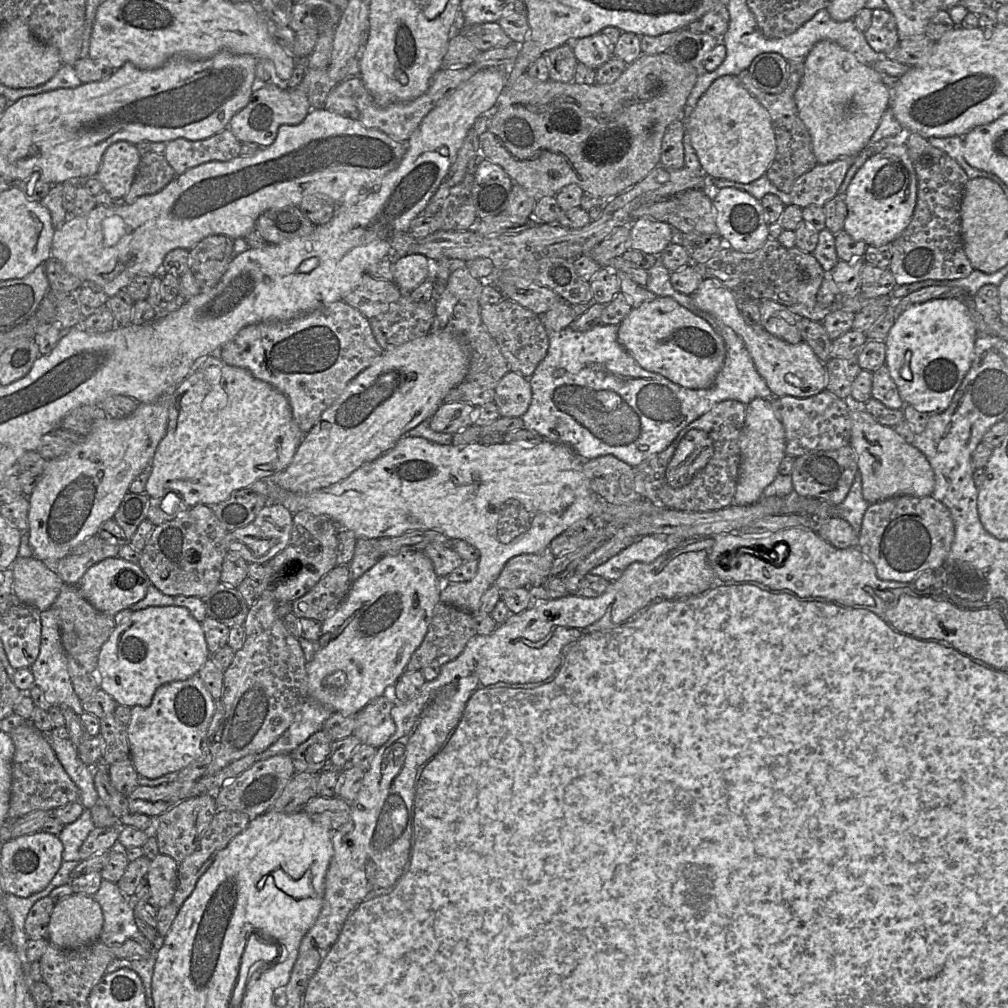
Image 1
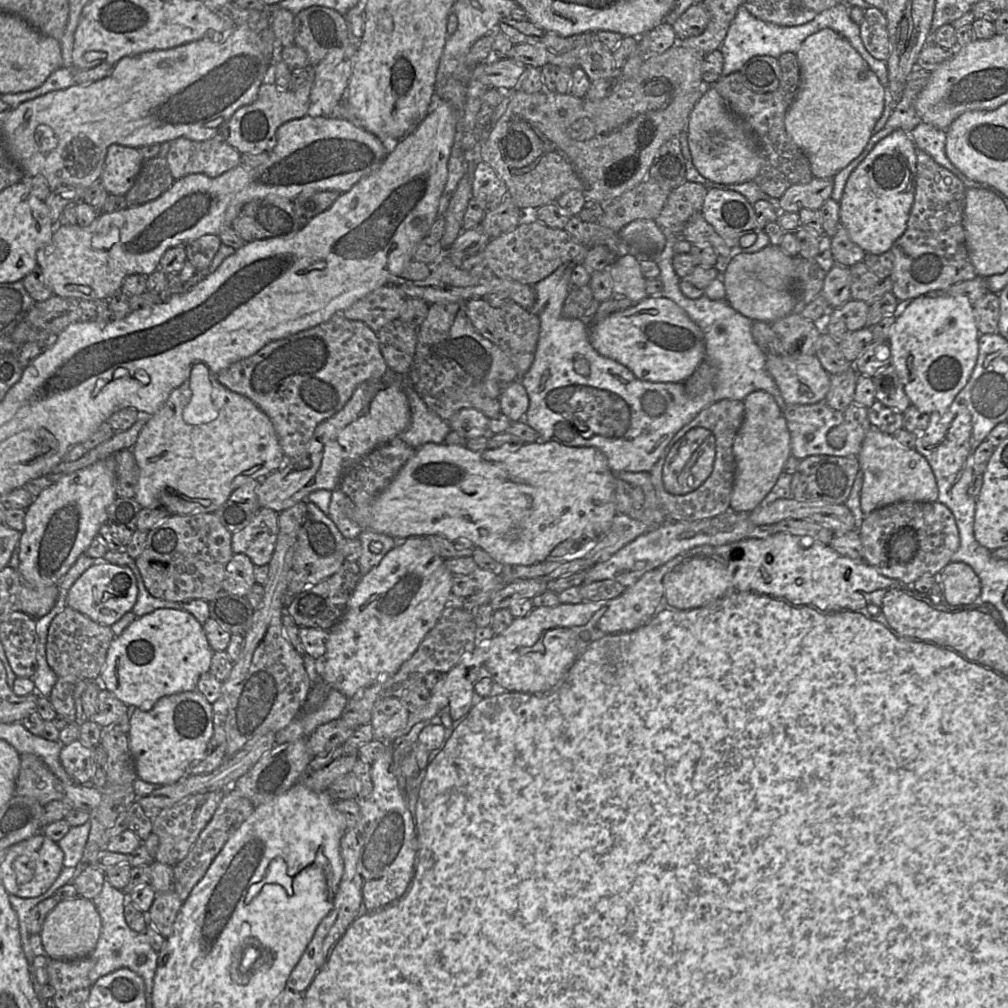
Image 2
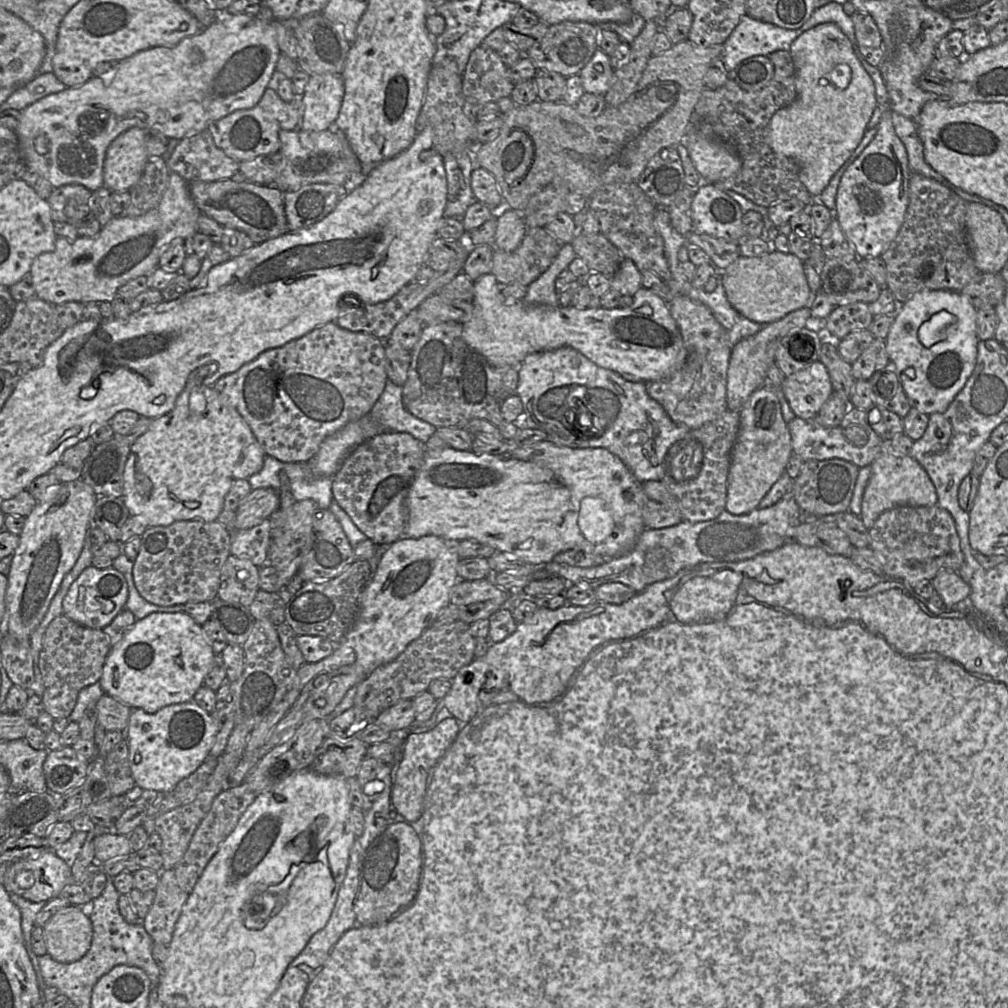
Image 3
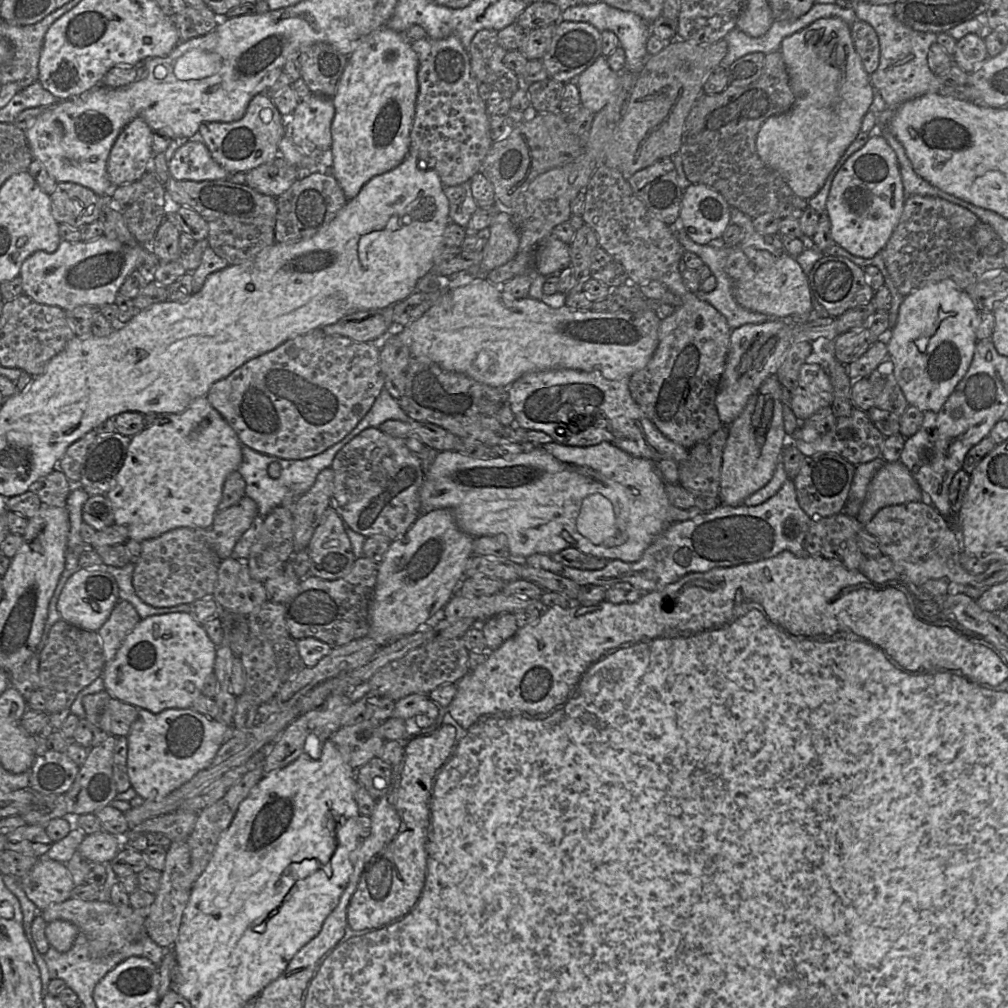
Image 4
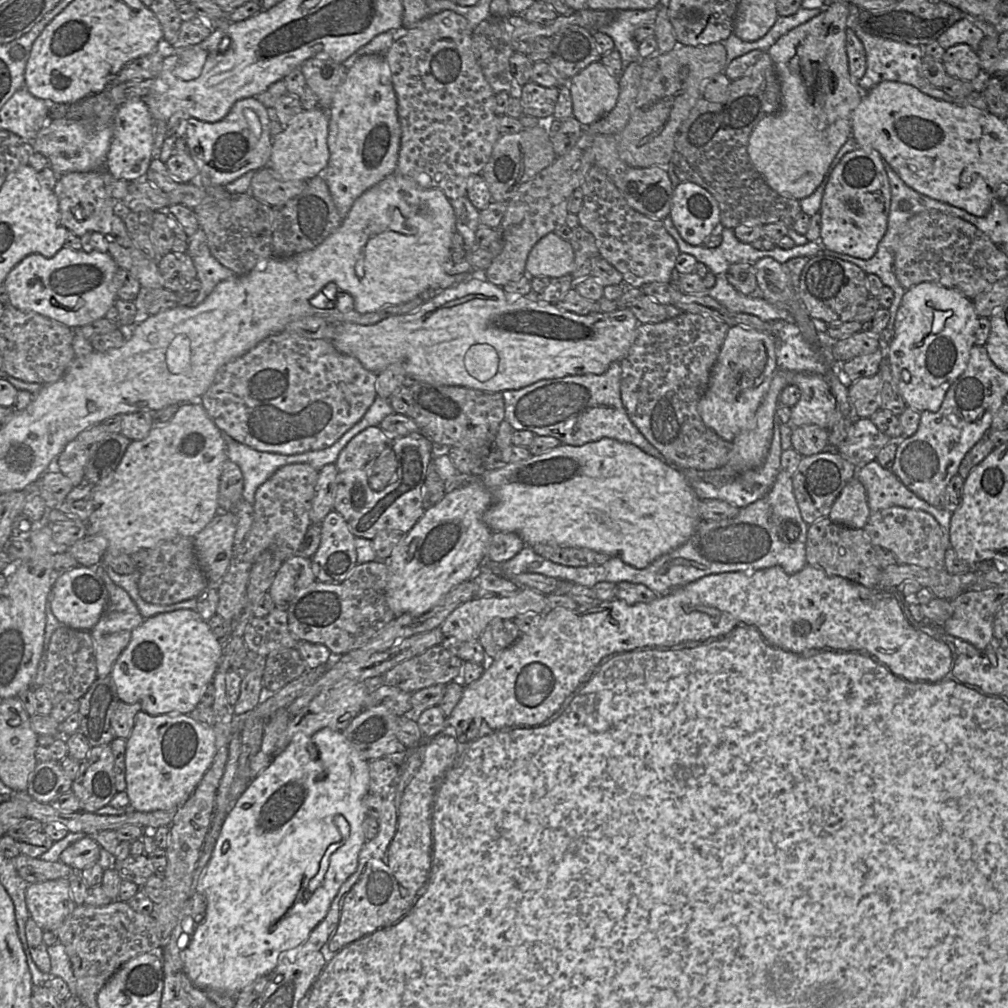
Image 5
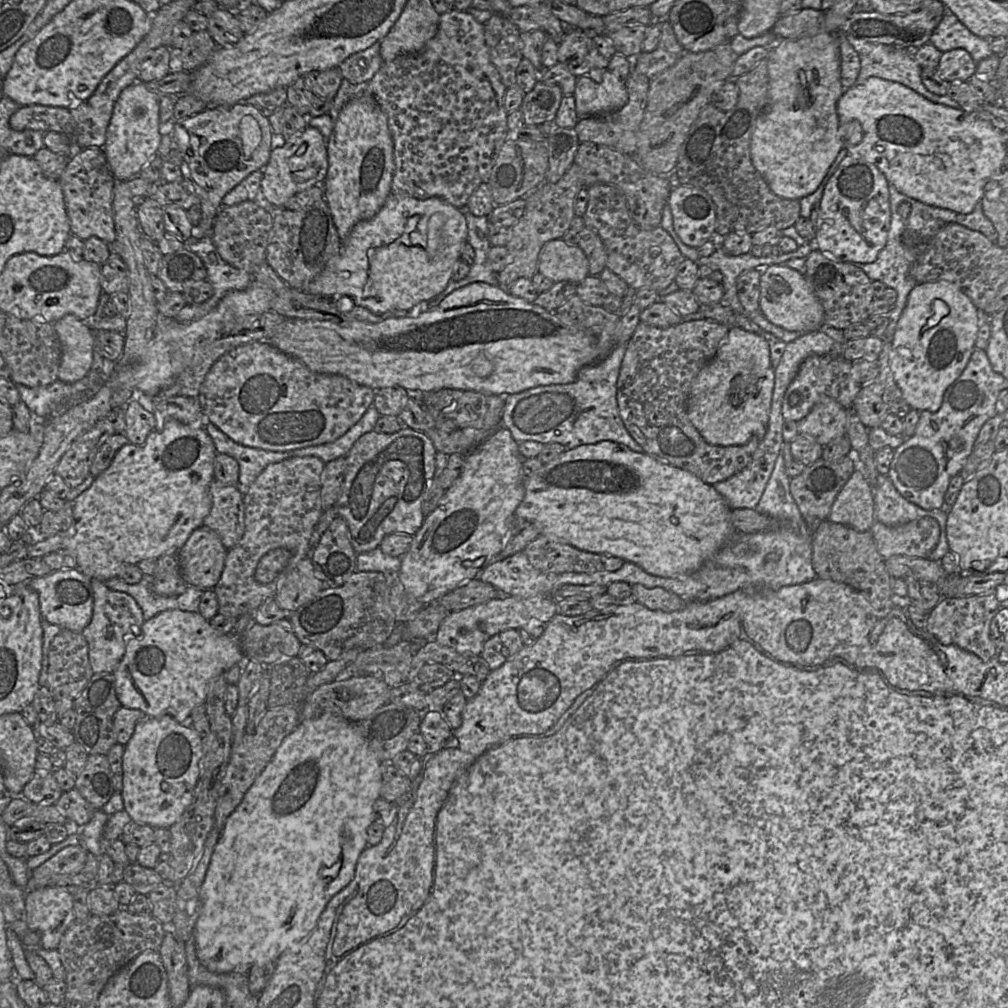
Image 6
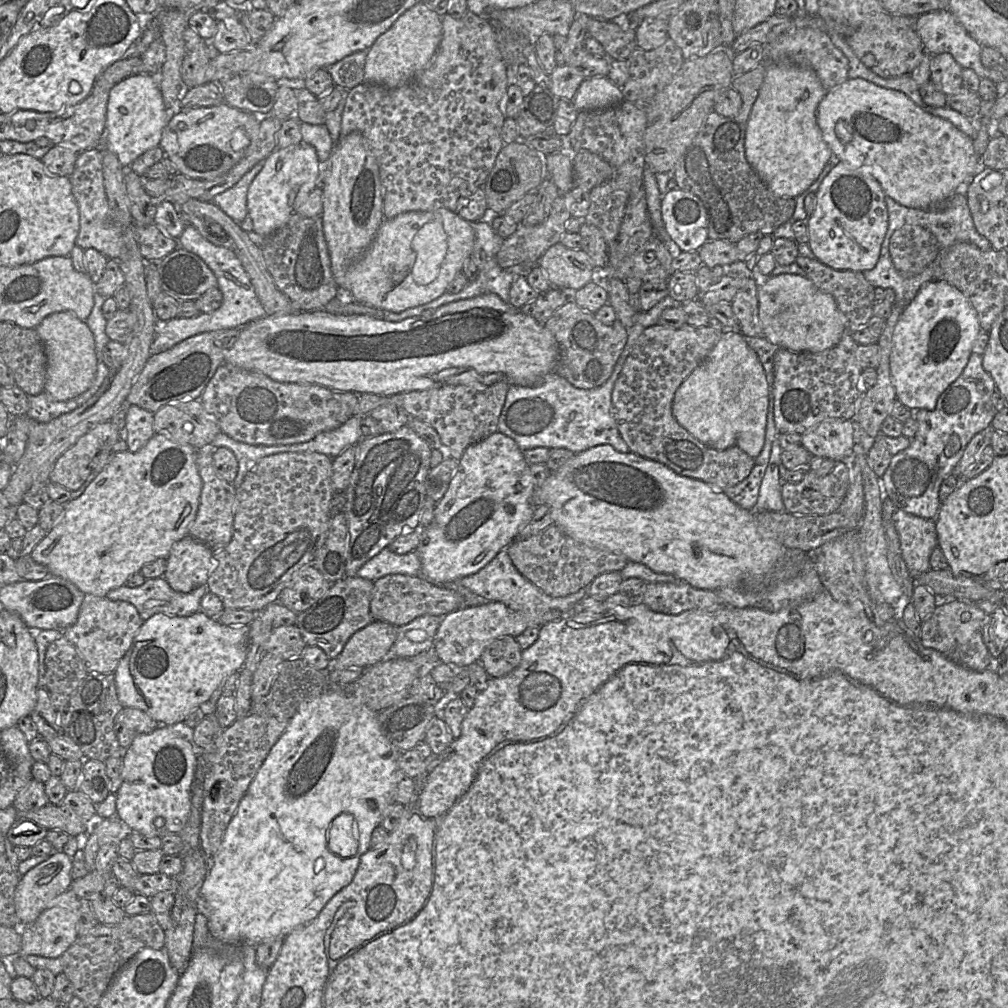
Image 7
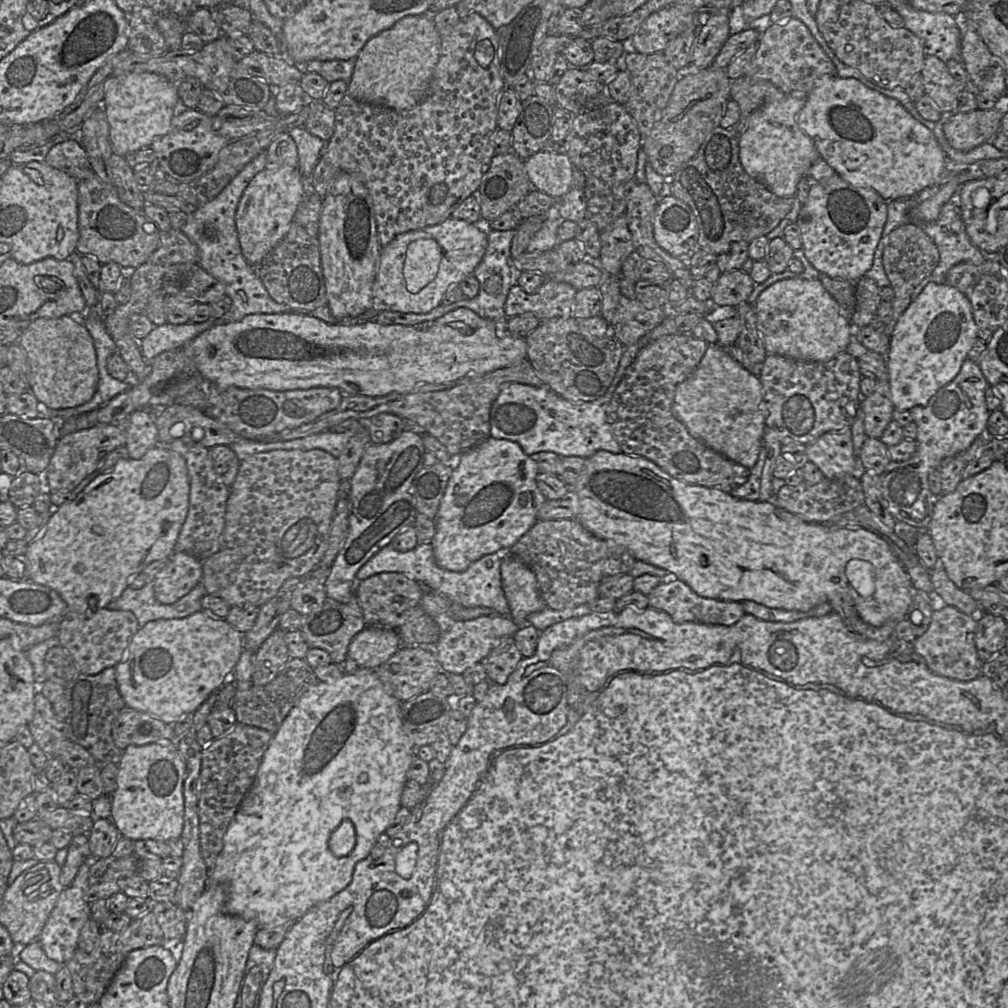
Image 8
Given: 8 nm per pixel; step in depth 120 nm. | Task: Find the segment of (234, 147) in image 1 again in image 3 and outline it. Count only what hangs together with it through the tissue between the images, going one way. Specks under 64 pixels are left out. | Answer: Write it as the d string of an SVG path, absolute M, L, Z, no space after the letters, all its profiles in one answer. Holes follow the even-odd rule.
M208 130L179 140L167 164L188 183L230 179L240 171L239 163L215 145Z

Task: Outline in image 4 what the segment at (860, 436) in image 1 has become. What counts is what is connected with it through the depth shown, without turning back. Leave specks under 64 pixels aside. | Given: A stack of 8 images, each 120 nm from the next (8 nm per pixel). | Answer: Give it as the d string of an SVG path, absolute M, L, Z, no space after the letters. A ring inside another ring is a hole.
M886 462L871 480L857 520L865 526L885 507L924 499L926 495L903 463Z

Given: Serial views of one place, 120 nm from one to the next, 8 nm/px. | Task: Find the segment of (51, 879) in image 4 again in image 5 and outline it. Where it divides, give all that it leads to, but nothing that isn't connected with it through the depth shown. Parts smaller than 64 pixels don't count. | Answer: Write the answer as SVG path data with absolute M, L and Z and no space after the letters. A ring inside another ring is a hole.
M66 878L29 884L26 904L30 917L44 931L55 930L77 906Z

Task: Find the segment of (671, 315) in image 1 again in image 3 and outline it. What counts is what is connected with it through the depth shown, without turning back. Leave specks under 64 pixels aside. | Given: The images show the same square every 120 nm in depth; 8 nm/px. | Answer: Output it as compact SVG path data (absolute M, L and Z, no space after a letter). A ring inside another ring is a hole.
M491 273L480 276L473 282L474 286L474 295L471 301L473 305L472 316L470 320L462 324L462 334L461 337L465 341L465 343L476 350L478 353L483 355L489 363L494 366L502 367L502 366L512 366L519 367L519 365L523 362L525 357L531 353L540 352L540 351L548 351L554 350L560 347L571 347L582 353L589 360L594 362L596 365L612 370L618 374L620 374L624 379L632 382L650 382L650 381L658 381L667 378L672 373L672 368L675 364L676 358L680 352L682 347L682 337L680 331L676 325L676 322L672 318L669 311L669 304L665 302L664 299L654 295L650 289L646 289L641 287L637 290L637 292L632 296L633 303L629 308L585 308L578 309L573 307L572 305L562 307L562 306L549 306L542 304L533 304L528 305L523 301L517 301L511 304L505 304L504 298L501 294L501 289L503 286L498 284L496 278Z

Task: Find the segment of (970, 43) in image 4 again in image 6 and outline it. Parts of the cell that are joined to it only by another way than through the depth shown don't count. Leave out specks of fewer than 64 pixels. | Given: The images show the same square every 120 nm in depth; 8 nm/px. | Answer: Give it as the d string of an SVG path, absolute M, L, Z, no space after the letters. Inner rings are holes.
M964 49L942 52L937 66L939 76L949 82L967 82L975 74L976 64Z

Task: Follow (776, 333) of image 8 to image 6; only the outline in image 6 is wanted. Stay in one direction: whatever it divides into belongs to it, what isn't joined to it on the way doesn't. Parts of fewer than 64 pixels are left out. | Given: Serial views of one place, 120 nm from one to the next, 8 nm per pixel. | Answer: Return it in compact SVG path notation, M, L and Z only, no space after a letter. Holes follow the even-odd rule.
M769 265L760 276L760 311L774 325L788 331L820 331L824 321L823 307L804 275L785 265Z

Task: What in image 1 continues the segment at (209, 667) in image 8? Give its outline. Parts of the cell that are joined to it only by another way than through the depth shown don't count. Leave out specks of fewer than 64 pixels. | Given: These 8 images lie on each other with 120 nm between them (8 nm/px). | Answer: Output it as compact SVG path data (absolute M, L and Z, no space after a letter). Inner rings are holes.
M176 605L148 607L134 611L127 621L116 626L102 646L98 659L100 688L118 705L148 707L161 685L197 675L210 657L202 625L187 608Z

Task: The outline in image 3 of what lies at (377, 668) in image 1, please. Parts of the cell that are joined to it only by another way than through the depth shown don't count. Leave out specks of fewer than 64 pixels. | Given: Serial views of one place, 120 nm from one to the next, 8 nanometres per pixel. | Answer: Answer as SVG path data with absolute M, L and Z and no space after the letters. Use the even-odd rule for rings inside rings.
M435 535L417 539L400 537L389 546L362 592L358 618L341 642L354 650L357 673L367 676L379 666L393 661L433 624L441 611L450 604L451 591L459 581L459 560L454 543Z

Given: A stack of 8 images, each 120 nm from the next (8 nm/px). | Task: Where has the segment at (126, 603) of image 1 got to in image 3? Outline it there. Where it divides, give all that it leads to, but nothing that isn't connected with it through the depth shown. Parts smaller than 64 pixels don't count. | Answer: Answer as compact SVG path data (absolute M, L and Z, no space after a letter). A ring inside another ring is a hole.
M89 566L71 584L65 595L63 614L85 627L103 629L125 608L128 585L124 575L113 567L98 569Z

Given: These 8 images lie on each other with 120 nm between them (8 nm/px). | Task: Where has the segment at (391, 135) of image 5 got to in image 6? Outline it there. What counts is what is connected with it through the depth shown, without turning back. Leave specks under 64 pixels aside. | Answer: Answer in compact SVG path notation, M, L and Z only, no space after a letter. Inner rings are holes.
M372 96L353 97L342 107L326 149L328 168L322 189L339 238L344 241L355 224L378 213L391 190L395 169L393 141L387 117Z

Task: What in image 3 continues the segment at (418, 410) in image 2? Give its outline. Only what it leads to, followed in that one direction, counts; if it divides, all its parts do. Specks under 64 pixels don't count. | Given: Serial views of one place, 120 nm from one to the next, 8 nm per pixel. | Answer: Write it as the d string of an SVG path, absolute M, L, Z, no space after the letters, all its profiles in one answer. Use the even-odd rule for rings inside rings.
M389 379L369 416L382 430L409 433L424 444L437 430L434 425L415 417L405 409L402 402L402 386Z

